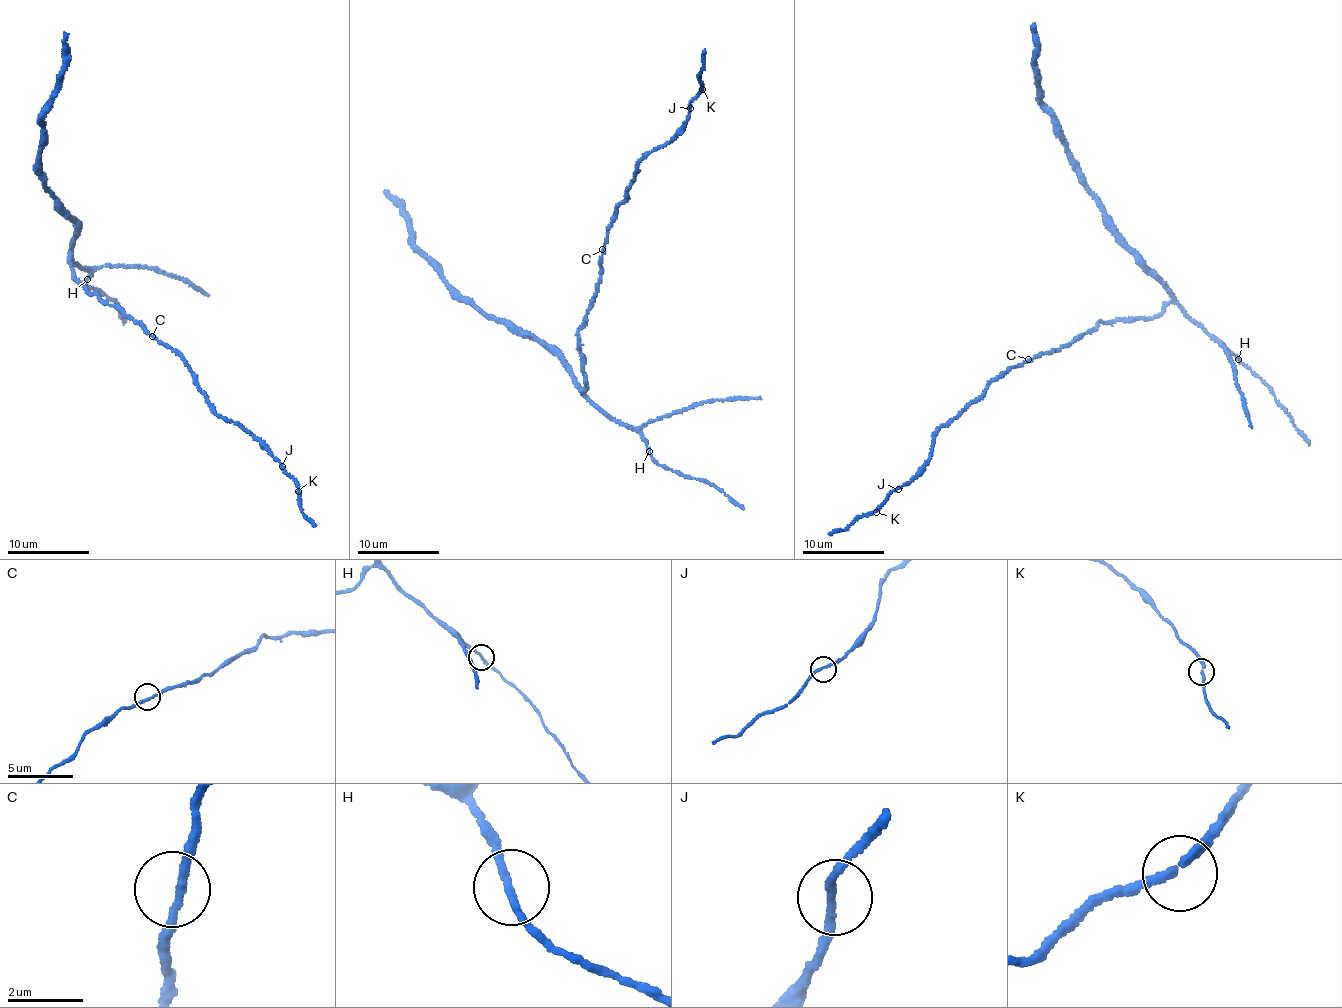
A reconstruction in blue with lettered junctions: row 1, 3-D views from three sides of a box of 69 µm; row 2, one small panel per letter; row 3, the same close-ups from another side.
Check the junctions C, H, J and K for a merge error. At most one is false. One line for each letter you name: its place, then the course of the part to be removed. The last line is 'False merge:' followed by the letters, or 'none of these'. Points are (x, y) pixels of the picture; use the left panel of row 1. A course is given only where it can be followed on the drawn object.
False merge: none of these

